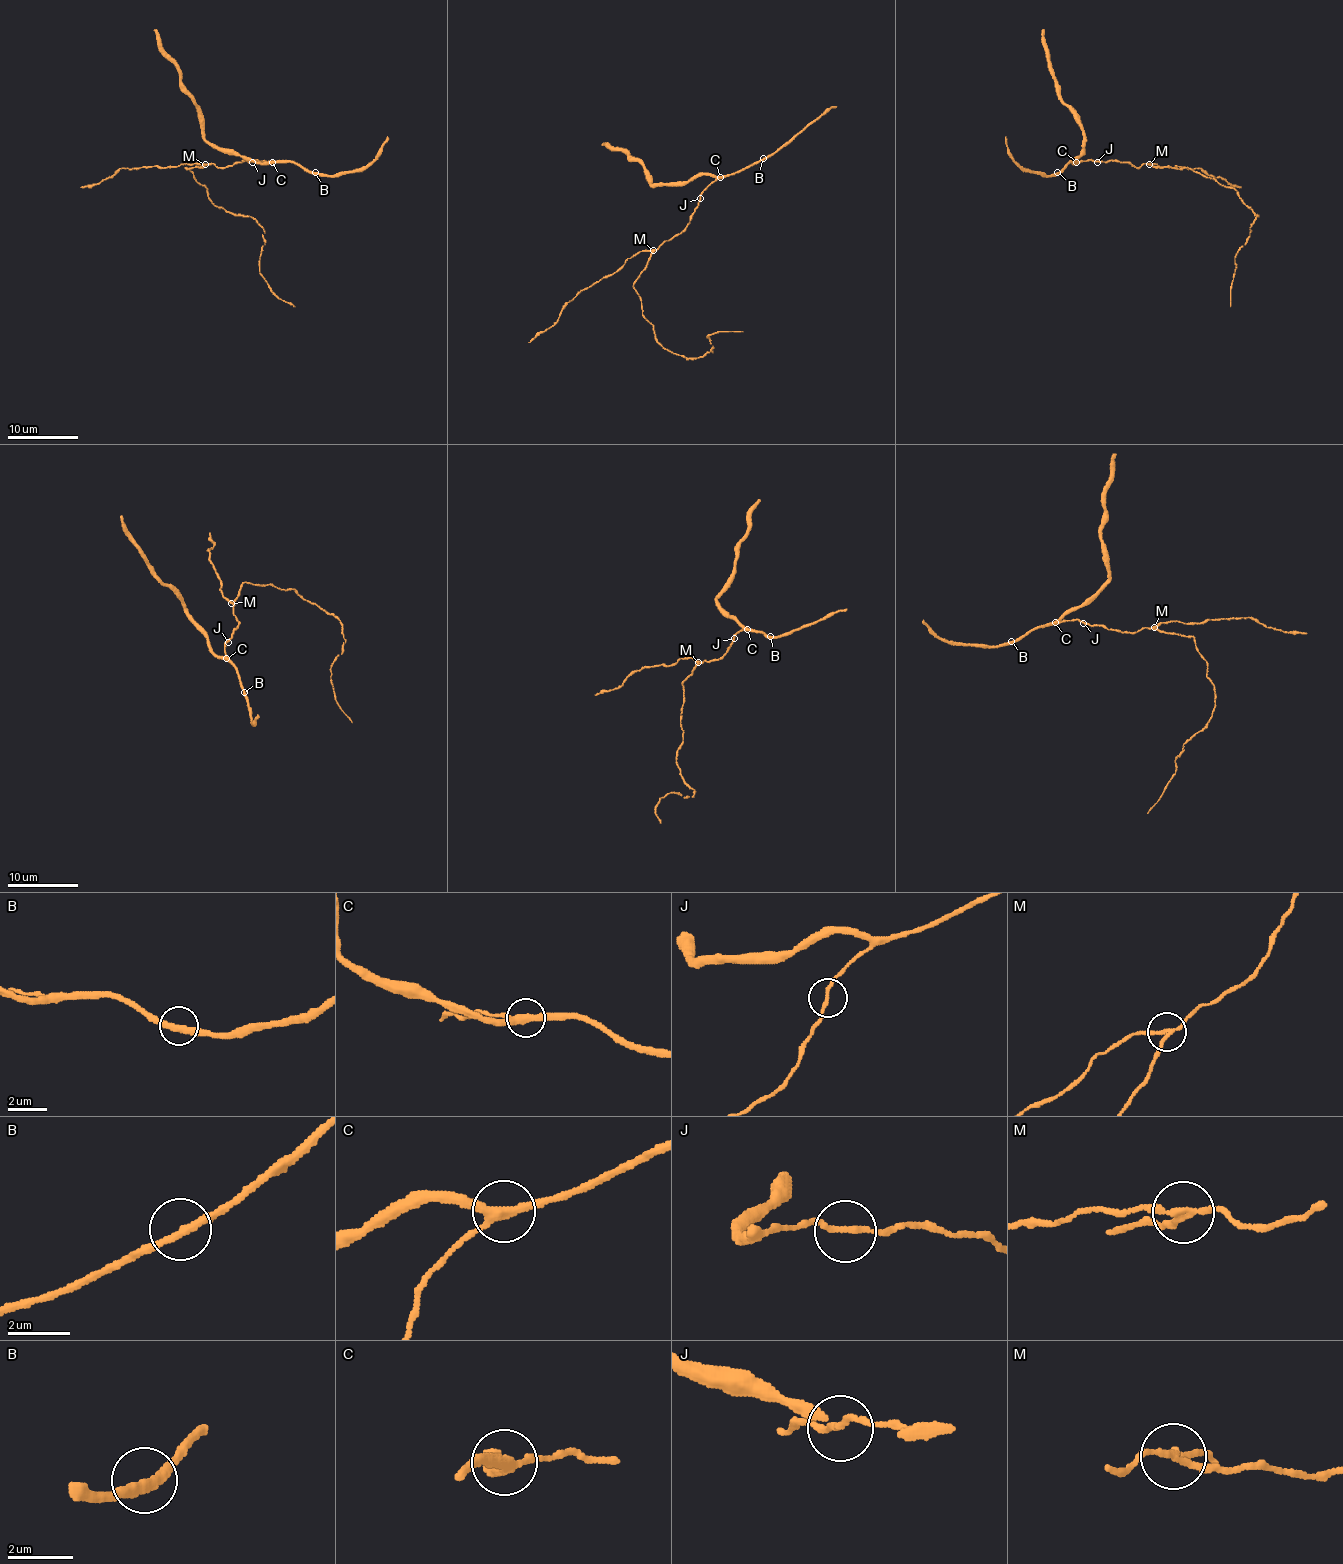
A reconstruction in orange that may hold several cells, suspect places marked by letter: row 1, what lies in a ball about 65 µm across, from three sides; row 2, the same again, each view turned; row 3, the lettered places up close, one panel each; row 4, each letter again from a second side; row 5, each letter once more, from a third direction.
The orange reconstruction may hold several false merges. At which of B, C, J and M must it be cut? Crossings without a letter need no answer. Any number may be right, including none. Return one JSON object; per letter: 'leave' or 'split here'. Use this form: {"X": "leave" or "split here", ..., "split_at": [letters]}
{"B": "leave", "C": "leave", "J": "leave", "M": "split here", "split_at": ["M"]}

